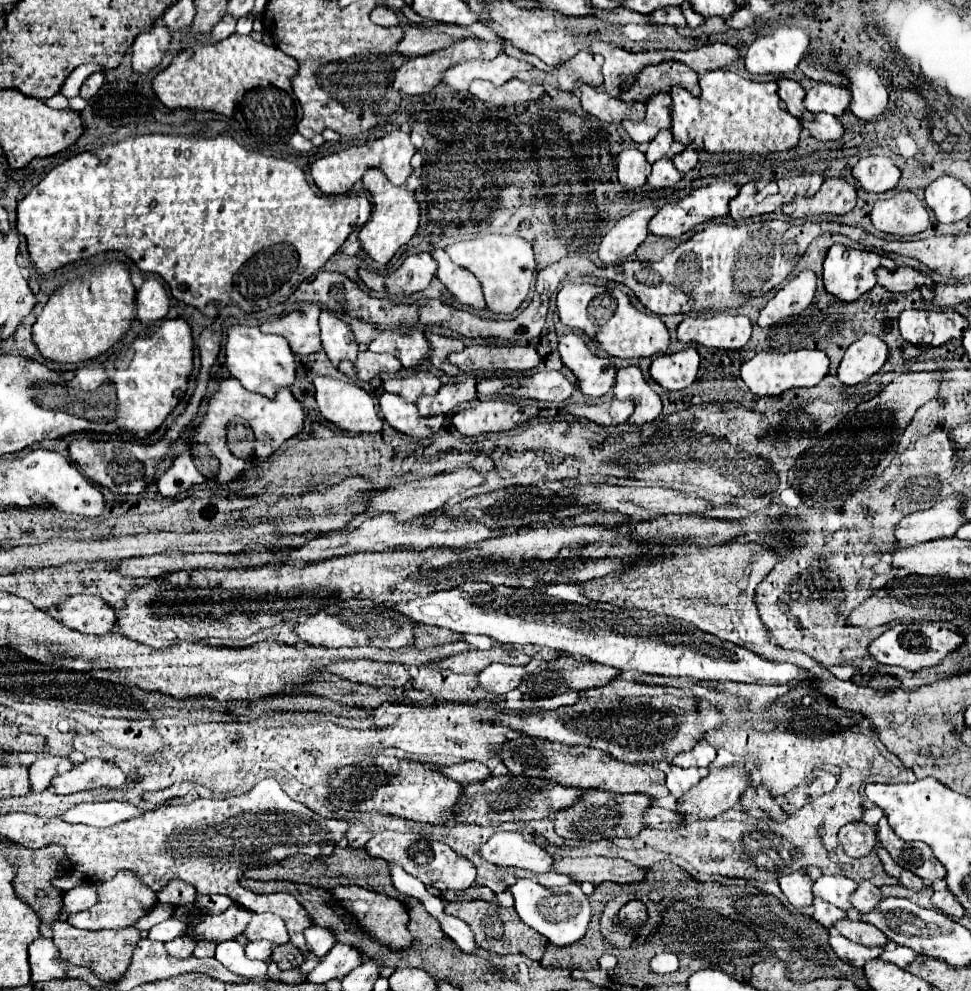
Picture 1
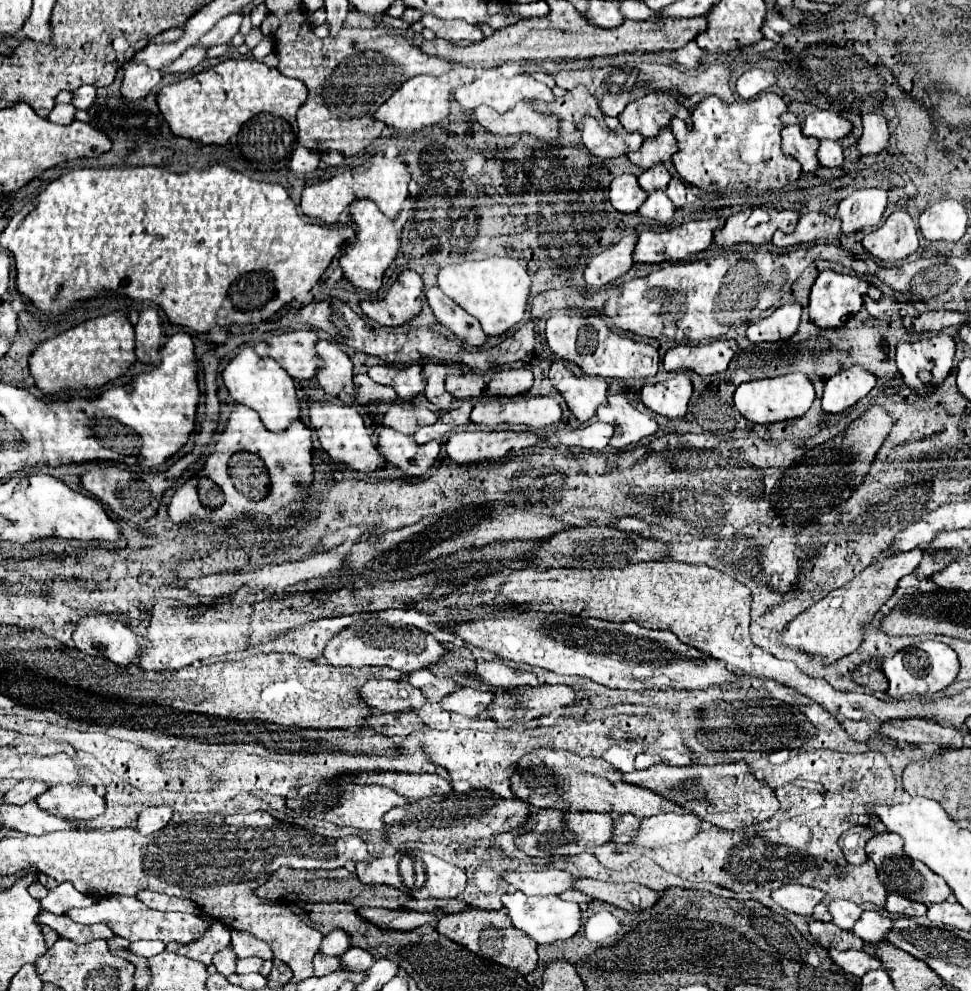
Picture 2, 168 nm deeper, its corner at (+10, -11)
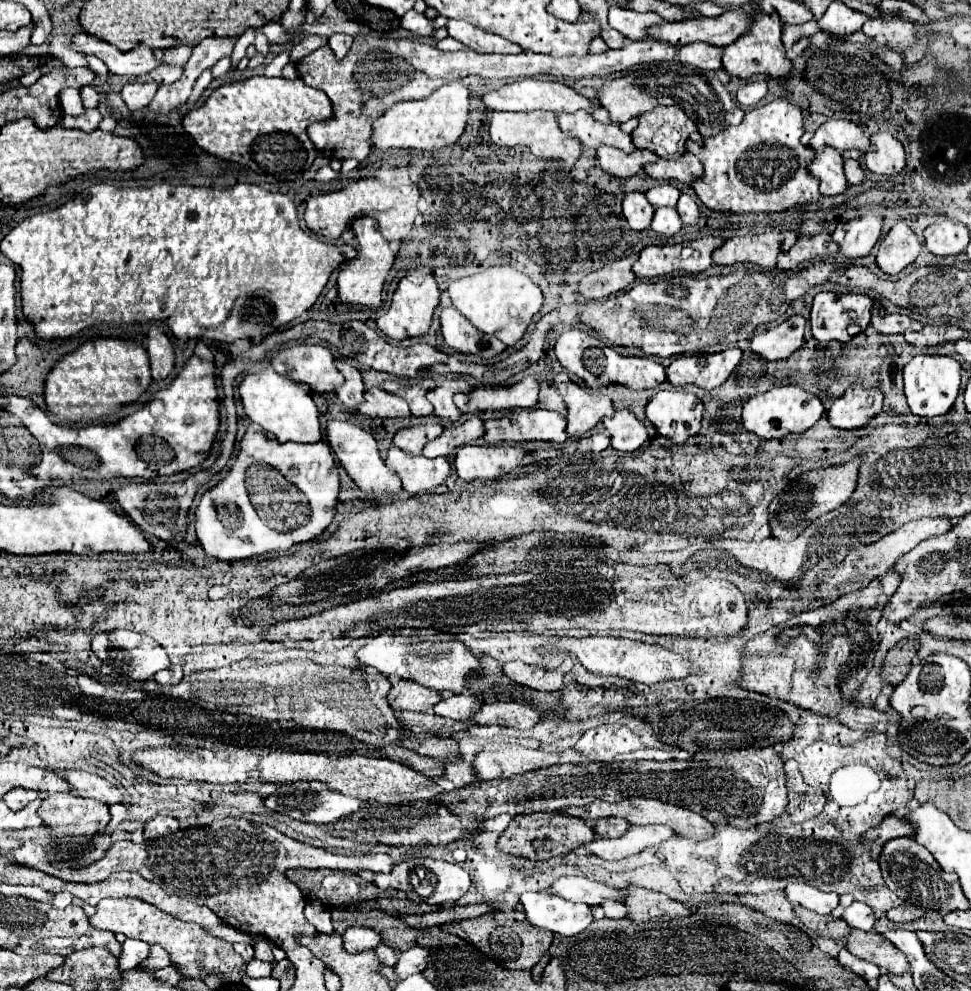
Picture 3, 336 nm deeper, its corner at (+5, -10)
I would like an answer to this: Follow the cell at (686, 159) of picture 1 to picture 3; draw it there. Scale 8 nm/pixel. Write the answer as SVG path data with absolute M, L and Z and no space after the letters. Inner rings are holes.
M681 194L679 204L677 204L677 212L679 212L681 222L683 222L685 226L693 226L693 224L697 224L697 220L699 220L697 202L695 202L695 198L691 198L689 194Z

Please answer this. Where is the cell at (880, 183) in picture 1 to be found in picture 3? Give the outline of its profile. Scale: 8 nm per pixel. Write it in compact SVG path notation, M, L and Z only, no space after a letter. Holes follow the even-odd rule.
M865 208L865 216L859 220L851 220L847 224L839 224L833 232L833 242L839 244L839 252L845 258L861 258L869 256L873 246L881 236L881 218L875 208Z

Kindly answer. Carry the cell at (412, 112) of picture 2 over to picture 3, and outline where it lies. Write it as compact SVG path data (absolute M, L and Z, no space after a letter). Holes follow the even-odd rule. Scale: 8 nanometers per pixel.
M457 80L435 90L425 100L399 102L391 110L387 110L387 114L373 124L371 146L381 152L387 152L391 148L403 148L403 150L413 148L427 152L441 150L459 140L467 124L467 114L469 114L469 88L463 80Z

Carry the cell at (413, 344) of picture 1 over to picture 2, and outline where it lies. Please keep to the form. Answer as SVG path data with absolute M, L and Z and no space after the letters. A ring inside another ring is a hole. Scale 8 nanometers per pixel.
M418 363L414 365L372 365L368 367L368 377L376 383L392 385L400 399L414 399L424 393L424 373Z

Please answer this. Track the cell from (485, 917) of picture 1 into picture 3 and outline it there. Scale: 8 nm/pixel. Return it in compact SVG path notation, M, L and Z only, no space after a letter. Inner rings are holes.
M499 910L499 912L491 912L491 914L485 914L479 918L471 918L471 920L447 922L441 928L449 934L455 934L455 936L471 942L477 950L481 950L485 956L495 960L499 966L505 966L507 970L533 968L553 942L551 932L543 932L541 928L527 924L525 912L501 912Z

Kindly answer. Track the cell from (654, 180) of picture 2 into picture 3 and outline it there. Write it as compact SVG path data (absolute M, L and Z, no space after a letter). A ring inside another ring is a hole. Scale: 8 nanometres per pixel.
M661 182L659 186L655 186L647 192L647 200L653 208L663 208L663 206L675 208L677 200L679 200L679 194L681 192L675 186L671 186L669 182Z

